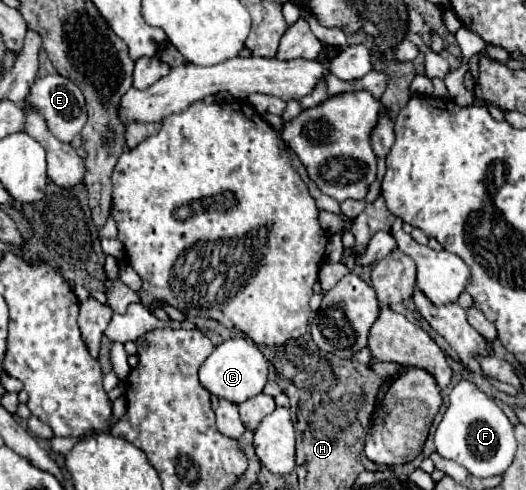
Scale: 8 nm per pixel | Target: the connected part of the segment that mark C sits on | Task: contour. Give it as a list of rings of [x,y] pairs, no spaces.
[[[234,337],[218,345],[212,355],[200,367],[200,385],[214,397],[226,399],[230,403],[244,403],[258,393],[262,393],[268,377],[268,363],[264,355],[256,349],[256,345],[248,343],[244,337]]]

